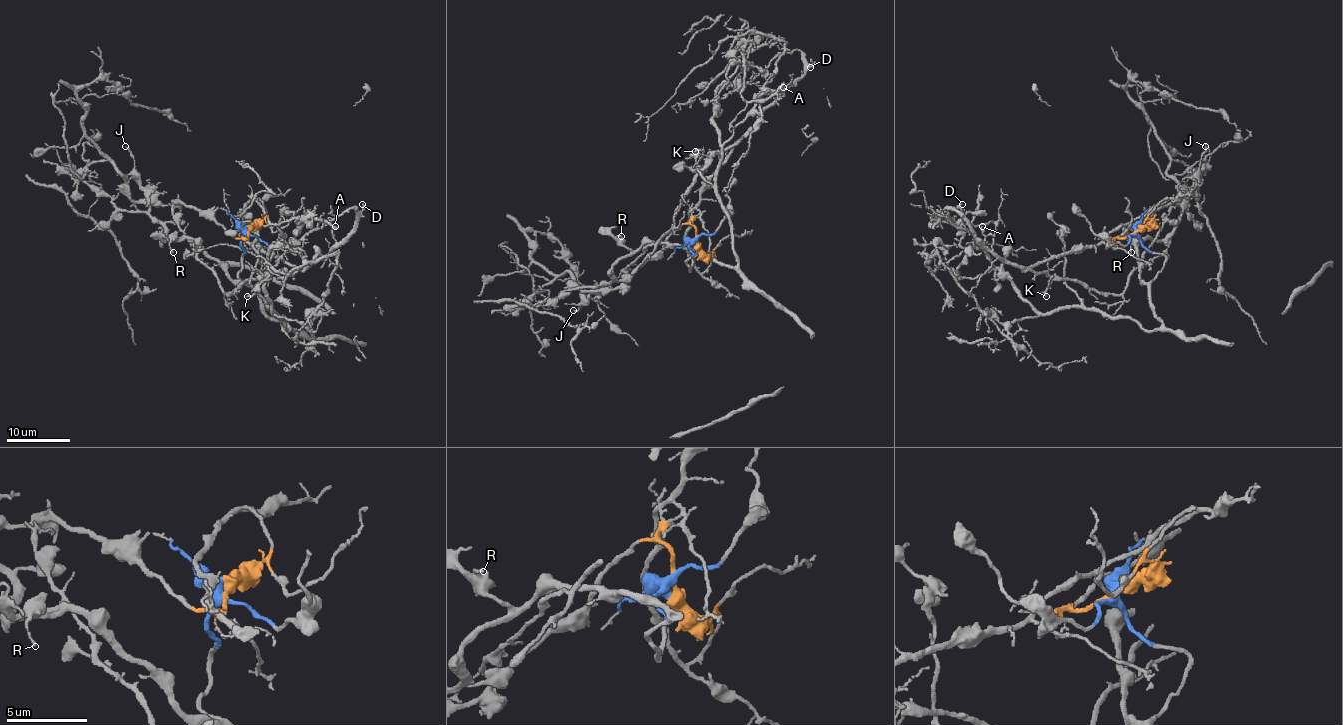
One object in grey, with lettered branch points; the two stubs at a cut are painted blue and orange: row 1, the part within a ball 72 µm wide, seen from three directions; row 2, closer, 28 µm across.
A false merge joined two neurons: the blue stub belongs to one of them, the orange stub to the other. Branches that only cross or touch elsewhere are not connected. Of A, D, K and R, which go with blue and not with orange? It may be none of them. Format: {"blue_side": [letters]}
{"blue_side": ["R"]}

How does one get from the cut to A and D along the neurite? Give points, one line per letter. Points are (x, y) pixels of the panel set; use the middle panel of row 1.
A: (696, 242), (691, 215), (699, 200), (699, 188), (782, 87)
D: (696, 242), (691, 215), (699, 200), (699, 188), (768, 106), (810, 66)

